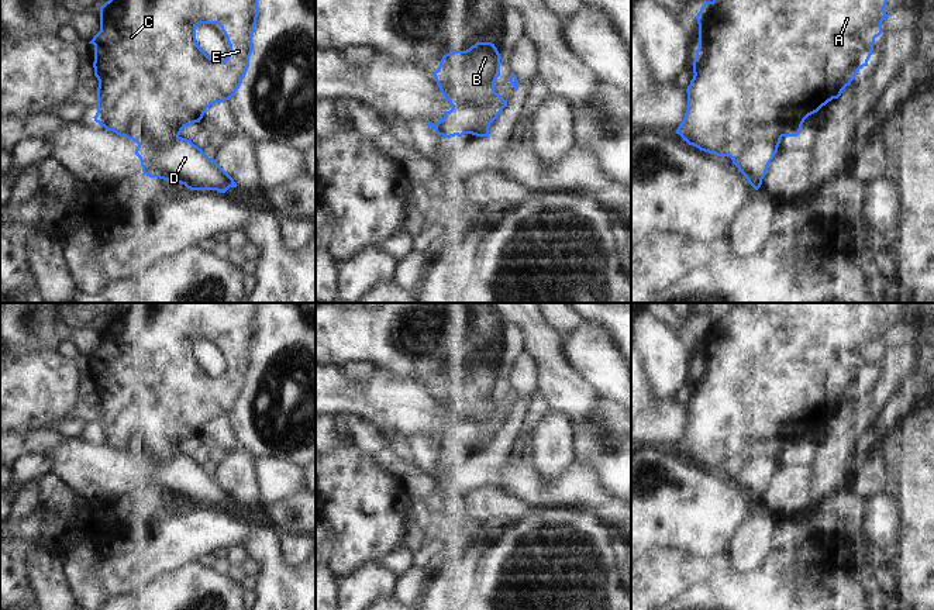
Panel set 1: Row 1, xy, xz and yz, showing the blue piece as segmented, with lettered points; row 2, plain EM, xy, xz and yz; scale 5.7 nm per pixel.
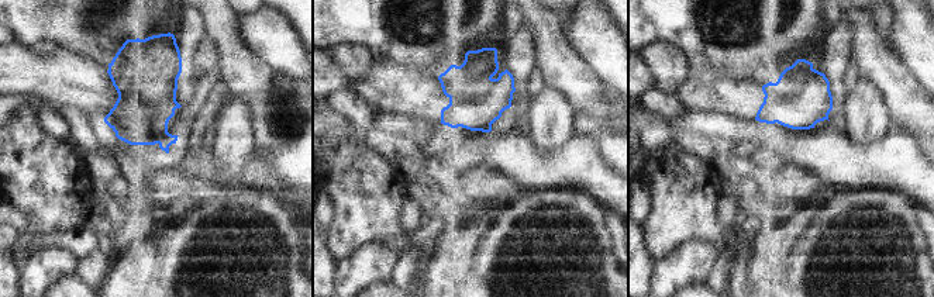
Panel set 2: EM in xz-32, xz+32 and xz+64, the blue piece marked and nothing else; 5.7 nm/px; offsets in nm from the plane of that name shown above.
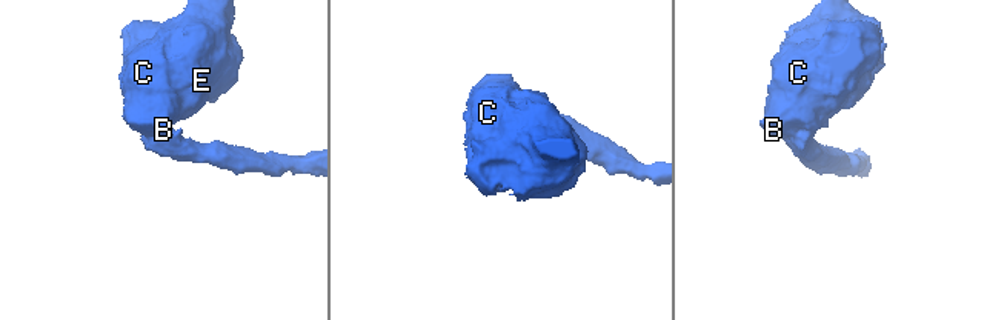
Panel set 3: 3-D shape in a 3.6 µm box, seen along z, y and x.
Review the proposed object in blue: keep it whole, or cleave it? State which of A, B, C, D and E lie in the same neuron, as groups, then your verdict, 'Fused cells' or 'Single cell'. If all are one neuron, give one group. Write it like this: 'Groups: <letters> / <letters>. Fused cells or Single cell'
Groups: A B C E / D. Fused cells.

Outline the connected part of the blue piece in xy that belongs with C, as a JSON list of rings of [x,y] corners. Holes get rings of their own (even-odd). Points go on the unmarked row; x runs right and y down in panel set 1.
[[[125,303],[117,307],[100,323],[100,347],[89,358],[94,361],[93,383],[99,396],[94,437],[138,461],[149,461],[178,454],[185,442],[200,438],[210,421],[230,416],[249,382],[261,304]],[[200,340],[221,342],[230,361],[224,376],[210,373],[196,358],[196,342]]]

